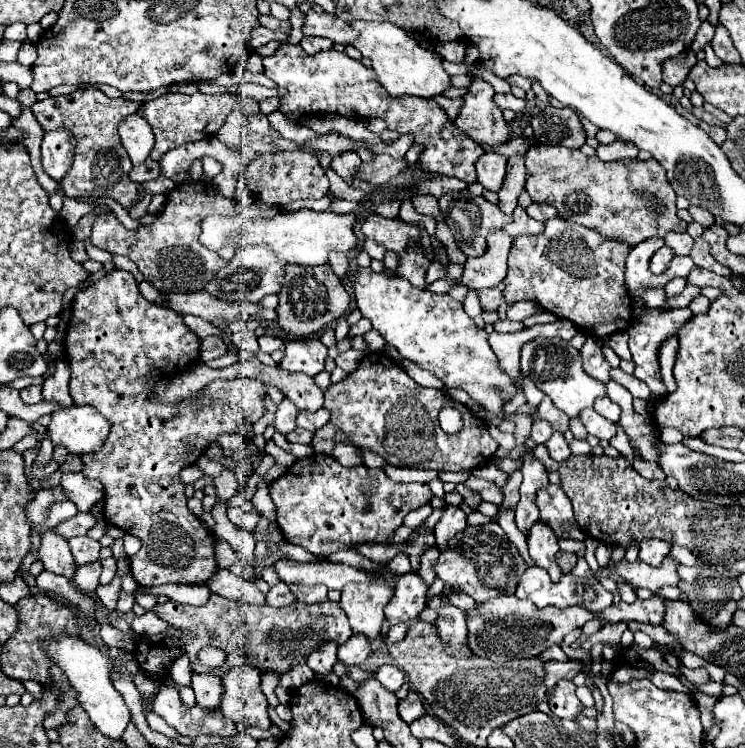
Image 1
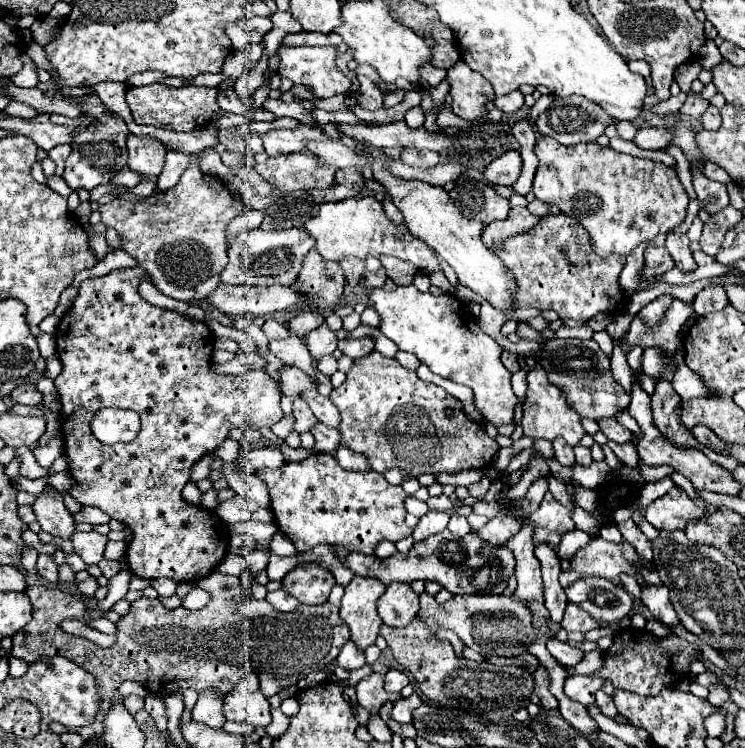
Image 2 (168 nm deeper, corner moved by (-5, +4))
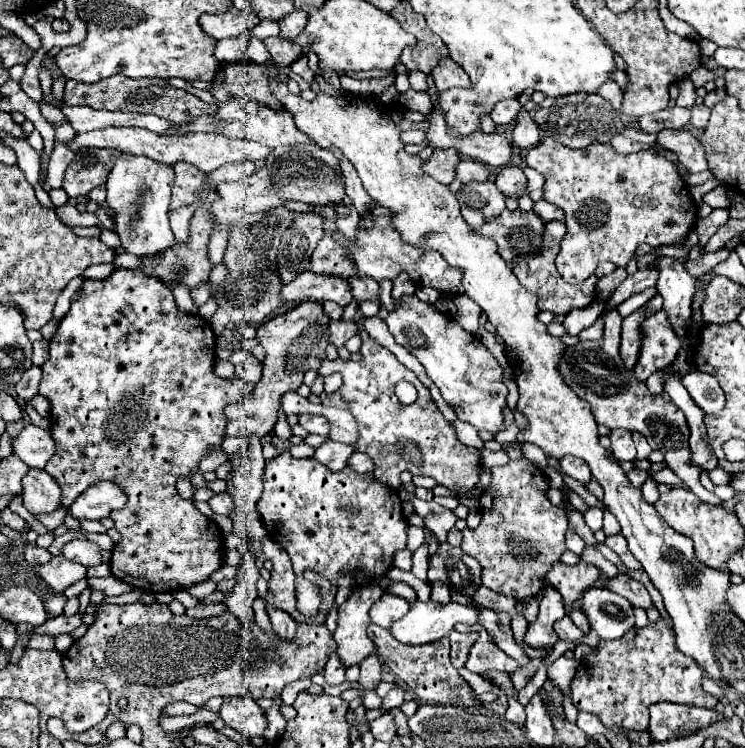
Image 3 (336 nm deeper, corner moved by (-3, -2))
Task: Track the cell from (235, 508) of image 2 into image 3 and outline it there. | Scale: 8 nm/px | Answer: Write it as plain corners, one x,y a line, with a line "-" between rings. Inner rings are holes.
226,491
216,493
214,497
210,497
208,503
210,503
212,511
214,513
220,513
220,515
230,515
230,511
234,509
234,501
232,501
232,497

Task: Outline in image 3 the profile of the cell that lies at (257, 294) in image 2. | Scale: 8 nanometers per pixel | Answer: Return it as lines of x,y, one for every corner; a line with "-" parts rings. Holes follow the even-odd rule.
306,269
294,281
284,285
282,301
336,301
346,307
352,301
352,291
348,279

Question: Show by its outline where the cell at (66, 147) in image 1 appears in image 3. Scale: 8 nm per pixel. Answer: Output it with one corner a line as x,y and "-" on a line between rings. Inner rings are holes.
58,143
52,151
52,159
48,165
48,185
50,187
62,187
64,173
72,161
74,161
74,151
68,145

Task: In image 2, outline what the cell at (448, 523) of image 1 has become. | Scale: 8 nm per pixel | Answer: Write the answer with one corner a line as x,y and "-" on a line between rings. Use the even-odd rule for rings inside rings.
452,515
452,517
450,517
450,523
447,525
447,529
448,531
452,531
452,535
462,537
462,535
468,534
470,525
468,525
466,517
462,517
462,515

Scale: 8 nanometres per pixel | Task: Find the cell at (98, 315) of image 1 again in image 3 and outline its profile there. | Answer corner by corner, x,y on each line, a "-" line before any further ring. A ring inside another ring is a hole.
116,269
108,279
102,281
94,281
94,279
86,279
82,285
82,293
72,297
72,307
66,313
66,317
58,323
58,331
50,341
50,357
46,359
46,363
42,365
42,381
40,381
40,395
44,395
50,401
50,429
52,435
56,437
56,443
60,445
60,451
48,461
48,465
44,467
52,477
56,477
60,489
62,489
62,497
60,503
70,507
72,501
88,487
94,485
96,481
114,481
116,485
120,485
126,495
128,495
128,505
120,511
112,511
110,519
114,519
114,527
120,533
120,541
114,545
112,549
112,559
110,559
110,571
114,577
131,585
138,587
143,591
150,593
160,593
160,591
178,591
178,589
188,589
190,585
196,585
200,581
210,579
210,575
220,569
222,565
222,533
216,527
214,521
210,521
208,517
204,517
192,501
186,501
178,495
176,491
176,479
180,475
190,477
192,471
198,471
198,463
202,459
204,453
208,453
208,449
218,447
226,435
226,415
224,415
224,407
228,403
238,403
254,385
246,383
244,379
220,379
218,375
214,375
214,351
216,351
216,335
210,327
210,323
206,319
202,319
200,315
188,315
178,311
176,301
172,291
156,277
146,275
142,269

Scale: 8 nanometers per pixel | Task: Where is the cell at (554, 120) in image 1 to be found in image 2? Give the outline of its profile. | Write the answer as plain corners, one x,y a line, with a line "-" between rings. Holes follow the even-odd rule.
556,97
552,105
538,117
538,131
556,139
562,145
578,145
596,141
606,125
610,115
602,111
596,103
582,97

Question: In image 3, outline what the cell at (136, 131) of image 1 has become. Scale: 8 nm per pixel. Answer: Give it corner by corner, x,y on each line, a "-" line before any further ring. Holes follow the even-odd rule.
122,153
106,181
108,207
116,213
116,233
126,253
136,257
156,257
174,245
174,235
168,225
170,189
174,185
172,165
158,163
148,157

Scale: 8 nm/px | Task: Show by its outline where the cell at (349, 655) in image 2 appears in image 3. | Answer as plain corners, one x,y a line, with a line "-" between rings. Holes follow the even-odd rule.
332,653
326,661
326,667
324,667
324,679
328,685
342,685
344,683
344,673
346,673
346,667
340,665
340,659
336,657
336,653

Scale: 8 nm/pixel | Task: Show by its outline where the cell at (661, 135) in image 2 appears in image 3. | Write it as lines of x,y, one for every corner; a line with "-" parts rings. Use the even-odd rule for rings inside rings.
662,129
658,133
658,143
672,153
678,155
680,163
684,163
692,173
708,171
708,163
704,157
704,147
700,139
688,129

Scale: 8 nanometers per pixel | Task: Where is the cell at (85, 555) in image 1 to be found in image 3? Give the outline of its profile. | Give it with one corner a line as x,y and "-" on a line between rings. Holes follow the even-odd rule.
74,539
68,541
62,549
60,555
72,563
80,563
84,567
90,565
100,565
102,557
100,557
100,547
96,543
90,543
86,539

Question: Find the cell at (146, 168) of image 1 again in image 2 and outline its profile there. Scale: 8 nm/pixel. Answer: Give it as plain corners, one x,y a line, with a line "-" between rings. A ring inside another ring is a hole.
124,167
124,169
122,169
122,171
116,175
116,179
114,179
112,183
126,185
126,187
136,187
140,181
142,181
142,175
140,175
140,173
132,171
130,167

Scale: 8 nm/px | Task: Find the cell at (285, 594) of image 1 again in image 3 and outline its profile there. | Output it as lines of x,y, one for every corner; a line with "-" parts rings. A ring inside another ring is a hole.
268,609
268,615
272,619
274,631
282,641
294,641
296,637
296,621
288,617
288,613
280,613
278,609

